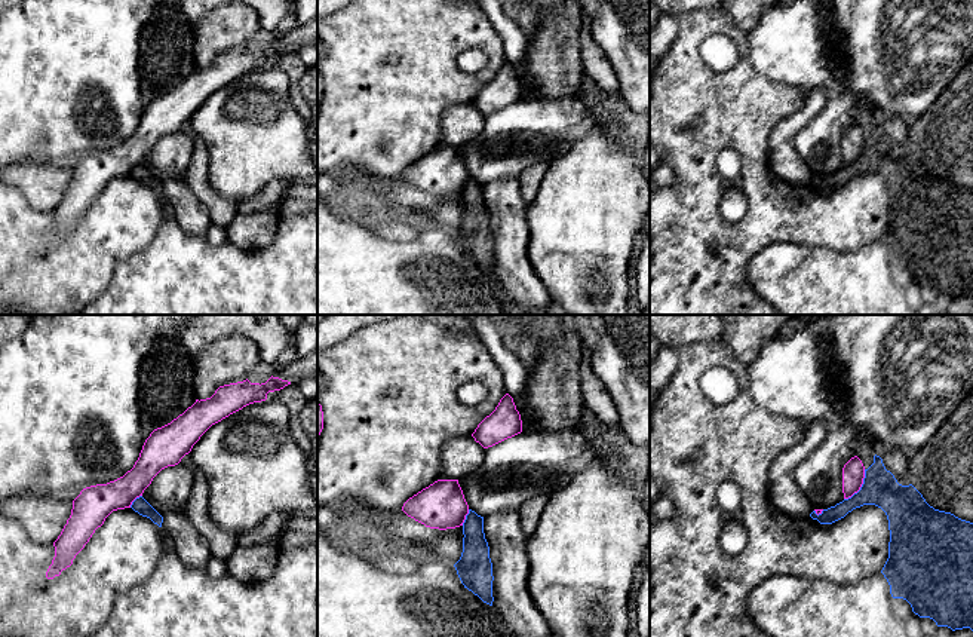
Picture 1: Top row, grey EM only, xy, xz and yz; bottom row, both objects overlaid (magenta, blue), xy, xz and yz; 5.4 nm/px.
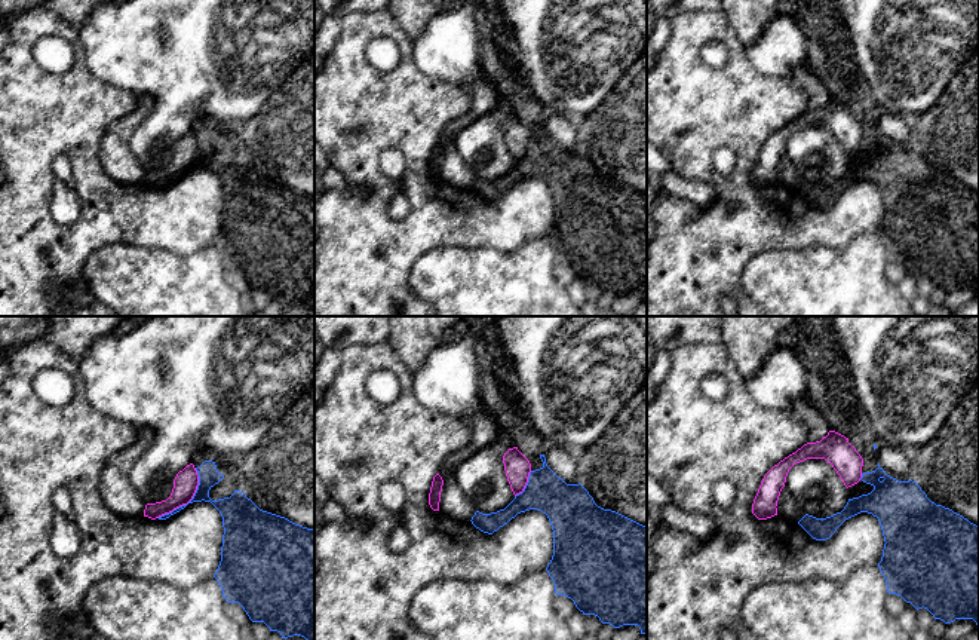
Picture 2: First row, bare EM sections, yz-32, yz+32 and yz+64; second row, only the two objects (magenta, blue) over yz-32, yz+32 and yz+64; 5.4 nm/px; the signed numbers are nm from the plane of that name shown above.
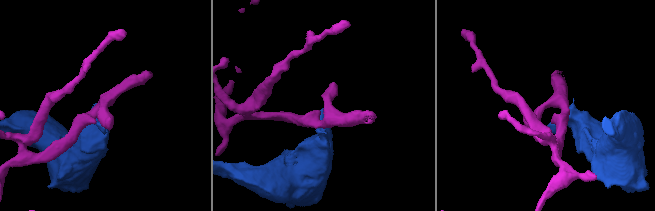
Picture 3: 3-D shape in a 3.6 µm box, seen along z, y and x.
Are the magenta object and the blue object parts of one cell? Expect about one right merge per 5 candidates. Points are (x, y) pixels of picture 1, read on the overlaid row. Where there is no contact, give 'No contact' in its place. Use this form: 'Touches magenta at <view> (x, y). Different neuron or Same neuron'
Touches magenta at yz (861, 486). Different neuron

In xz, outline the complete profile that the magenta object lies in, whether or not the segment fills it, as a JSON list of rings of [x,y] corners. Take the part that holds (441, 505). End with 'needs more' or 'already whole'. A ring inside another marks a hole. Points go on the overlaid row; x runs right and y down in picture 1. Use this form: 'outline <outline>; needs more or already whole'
outline [[[438,480],[409,497],[402,511],[430,529],[455,529],[463,526],[469,514],[458,480]]]; already whole

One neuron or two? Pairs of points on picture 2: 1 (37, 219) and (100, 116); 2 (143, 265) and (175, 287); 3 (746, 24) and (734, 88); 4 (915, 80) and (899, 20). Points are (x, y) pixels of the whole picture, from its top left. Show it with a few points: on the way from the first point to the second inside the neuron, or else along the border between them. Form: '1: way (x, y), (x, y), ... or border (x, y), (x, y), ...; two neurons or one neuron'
1: way (37, 189), (37, 162), (70, 129); one neuron
2: way (150, 272), (168, 287); one neuron
3: border (724, 15), (745, 45); two neurons
4: way (908, 66), (908, 34); one neuron

